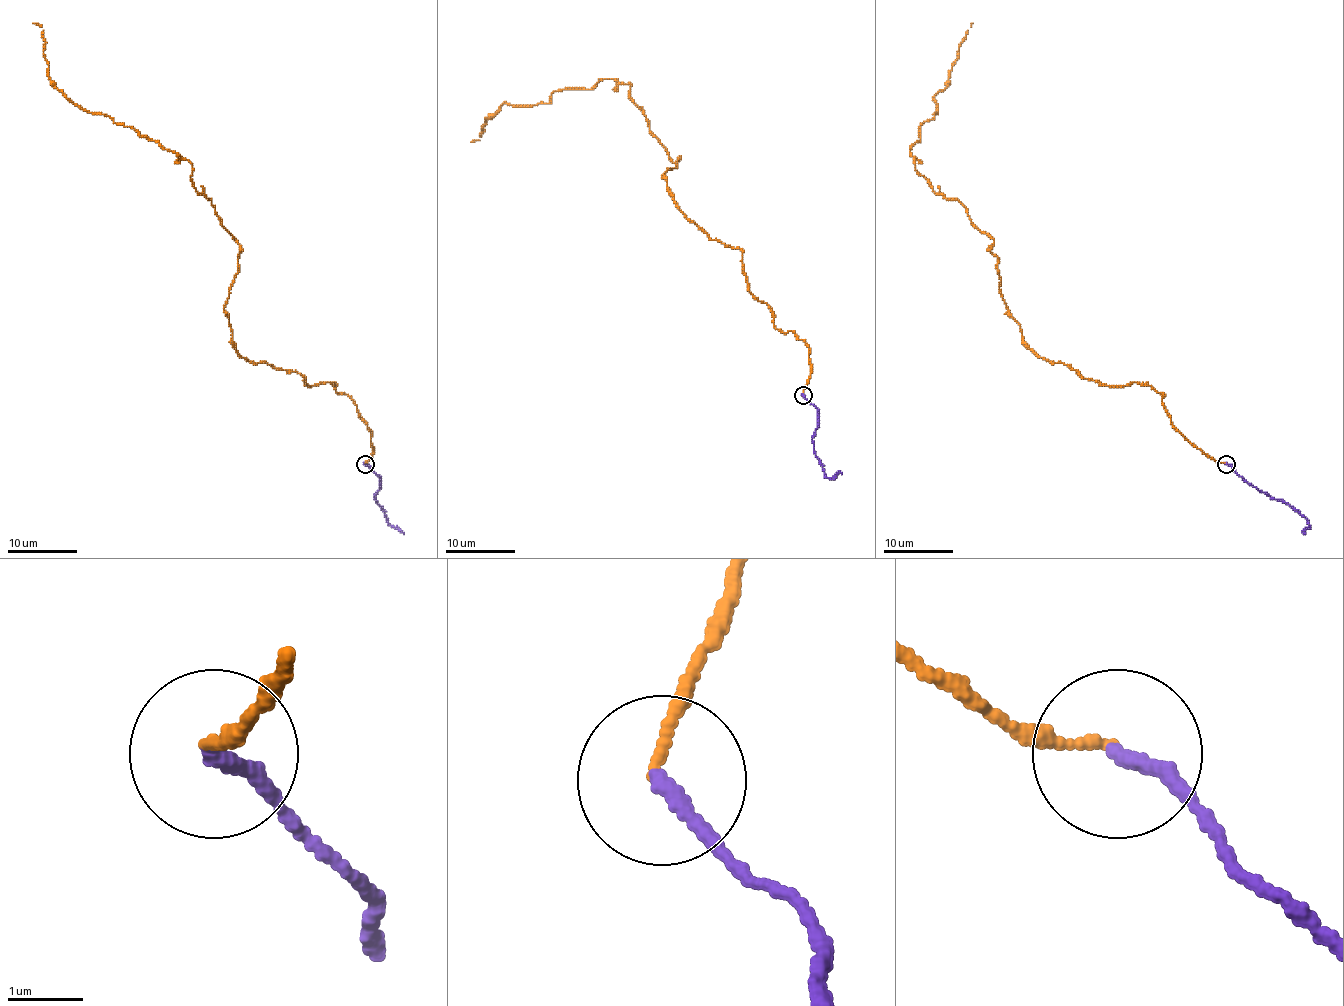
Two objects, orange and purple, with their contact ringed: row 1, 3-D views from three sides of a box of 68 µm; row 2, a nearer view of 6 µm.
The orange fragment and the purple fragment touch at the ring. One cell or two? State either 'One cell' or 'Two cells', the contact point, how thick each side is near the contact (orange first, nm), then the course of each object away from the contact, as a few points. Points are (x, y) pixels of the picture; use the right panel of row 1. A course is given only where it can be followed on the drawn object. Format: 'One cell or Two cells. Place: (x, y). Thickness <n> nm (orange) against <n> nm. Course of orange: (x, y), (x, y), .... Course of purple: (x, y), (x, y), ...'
One cell. Place: (1226, 464). Thickness 120 nm (orange) against 200 nm. Course of orange: (1225, 462), (1177, 429), (1163, 394), (1083, 378), (1029, 347), (994, 240), (915, 168), (910, 149), (973, 23). Course of purple: (1226, 464), (1258, 489), (1295, 508), (1309, 524), (1305, 534)

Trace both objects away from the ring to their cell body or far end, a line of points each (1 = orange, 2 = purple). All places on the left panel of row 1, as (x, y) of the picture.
1: (365, 462), (370, 429), (346, 394), (234, 347), (223, 310), (239, 250), (187, 159), (66, 96), (33, 23)
2: (365, 464), (379, 476), (376, 499), (390, 524), (404, 534)

